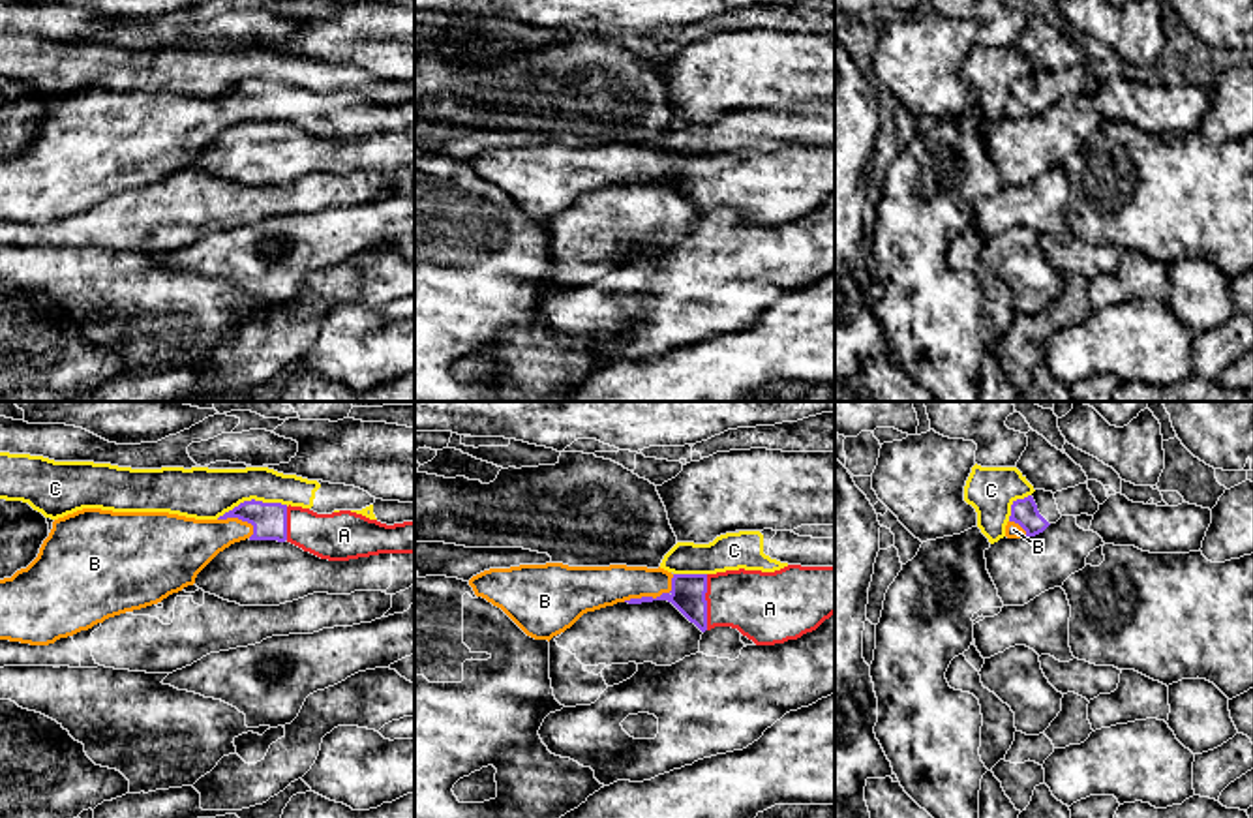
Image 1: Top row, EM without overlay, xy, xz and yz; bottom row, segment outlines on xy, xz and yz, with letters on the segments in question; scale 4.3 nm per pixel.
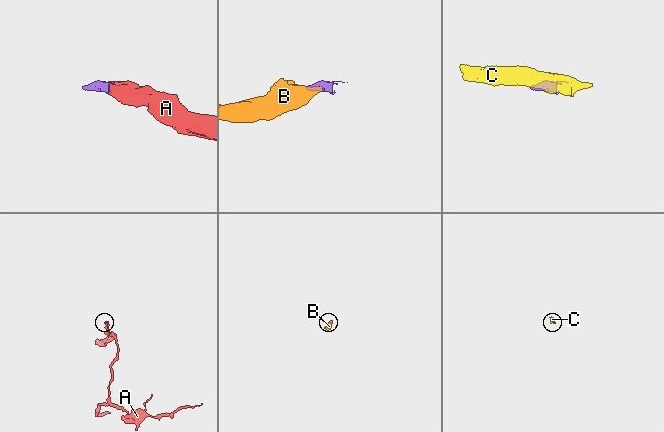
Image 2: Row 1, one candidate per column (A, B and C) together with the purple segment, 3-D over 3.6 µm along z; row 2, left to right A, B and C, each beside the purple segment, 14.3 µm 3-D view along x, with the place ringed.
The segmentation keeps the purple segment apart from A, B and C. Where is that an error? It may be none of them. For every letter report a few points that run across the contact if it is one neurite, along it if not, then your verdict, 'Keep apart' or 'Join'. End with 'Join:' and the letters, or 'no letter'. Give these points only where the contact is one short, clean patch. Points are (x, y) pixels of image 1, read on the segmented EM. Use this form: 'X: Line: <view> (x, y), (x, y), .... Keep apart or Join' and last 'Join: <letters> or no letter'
A: Join
B: Line: xz (687, 591), (681, 597), (651, 597), (642, 588), (595, 588). Join
C: Keep apart
Join: A, B

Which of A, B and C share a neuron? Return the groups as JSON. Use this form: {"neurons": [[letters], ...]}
{"neurons": [["A", "B"], ["C"]]}

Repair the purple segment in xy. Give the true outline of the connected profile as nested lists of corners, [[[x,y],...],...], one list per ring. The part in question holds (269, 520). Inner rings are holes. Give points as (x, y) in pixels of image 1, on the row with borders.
[[[244,501],[218,520],[169,512],[83,508],[53,522],[38,557],[0,580],[0,640],[49,645],[109,617],[161,602],[195,583],[197,574],[240,540],[291,542],[328,561],[415,553],[415,520],[386,525],[351,510],[317,514],[281,503]]]

